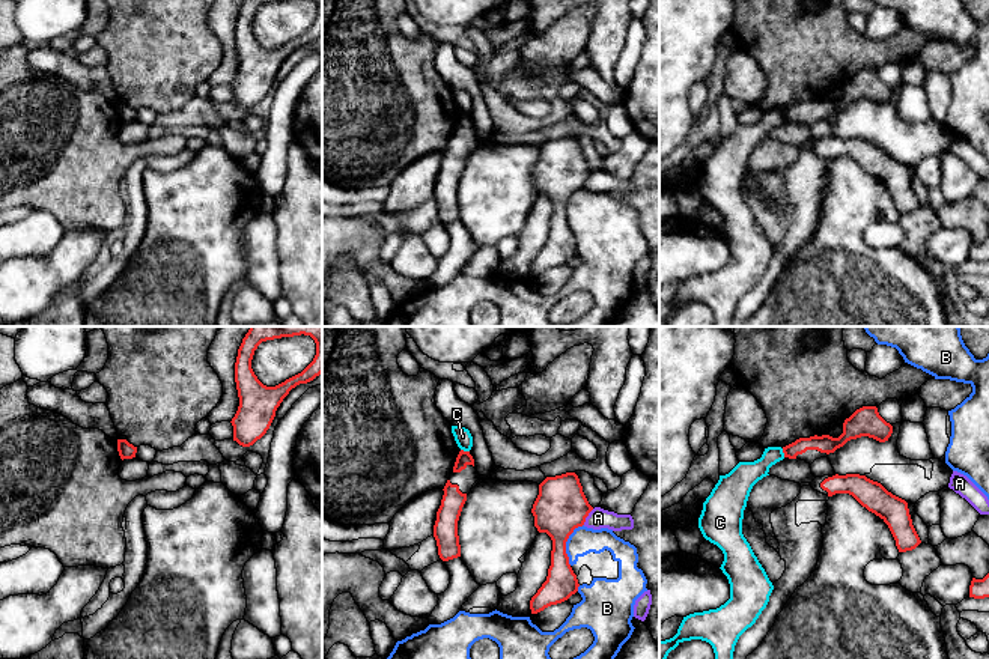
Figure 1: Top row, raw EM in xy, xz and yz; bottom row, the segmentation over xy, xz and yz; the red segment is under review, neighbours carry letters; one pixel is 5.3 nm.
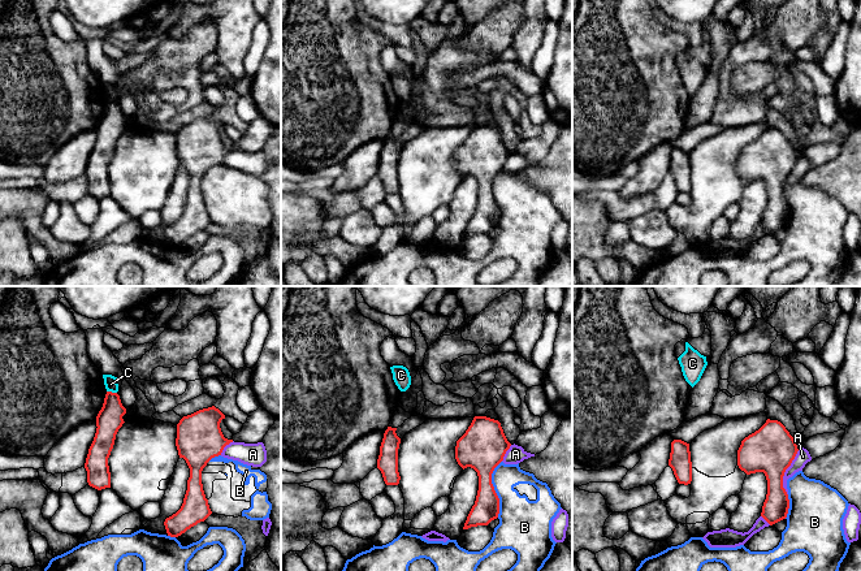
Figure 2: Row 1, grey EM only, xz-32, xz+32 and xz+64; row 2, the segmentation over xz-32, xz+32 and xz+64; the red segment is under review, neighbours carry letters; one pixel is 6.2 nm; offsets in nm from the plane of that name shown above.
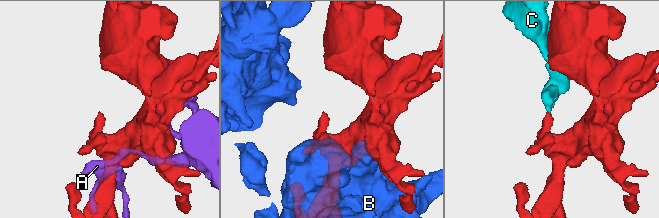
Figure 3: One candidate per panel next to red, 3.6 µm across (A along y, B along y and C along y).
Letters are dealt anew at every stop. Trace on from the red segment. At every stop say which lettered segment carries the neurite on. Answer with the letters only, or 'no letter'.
no letter

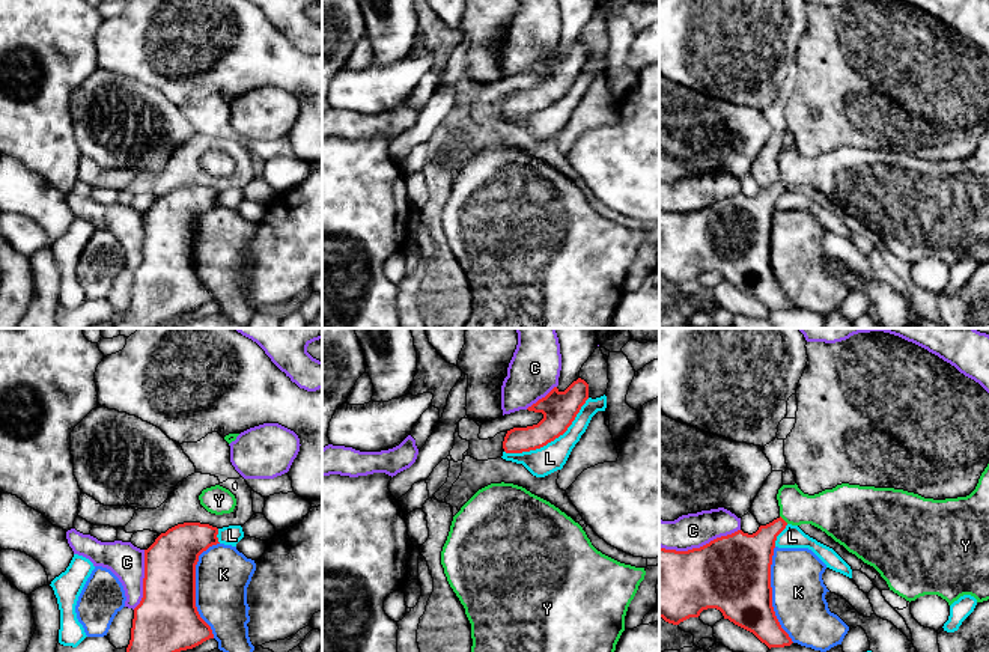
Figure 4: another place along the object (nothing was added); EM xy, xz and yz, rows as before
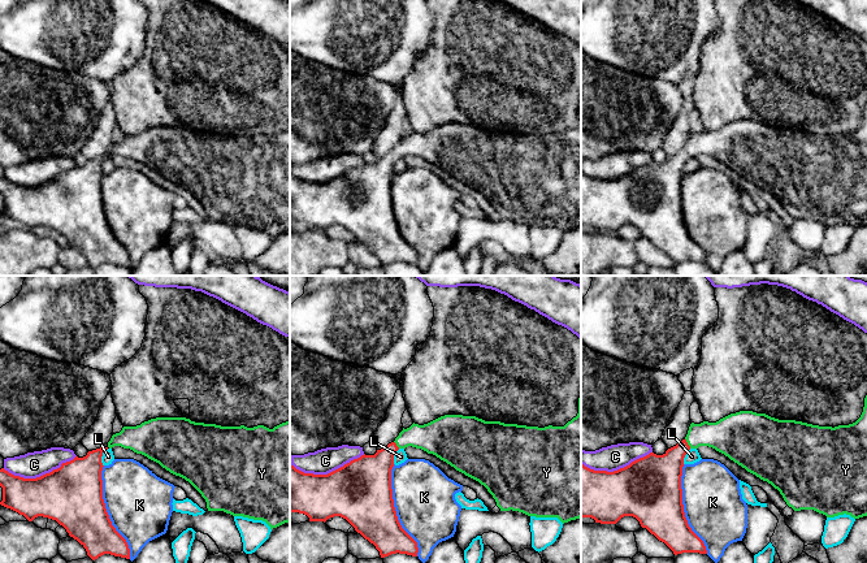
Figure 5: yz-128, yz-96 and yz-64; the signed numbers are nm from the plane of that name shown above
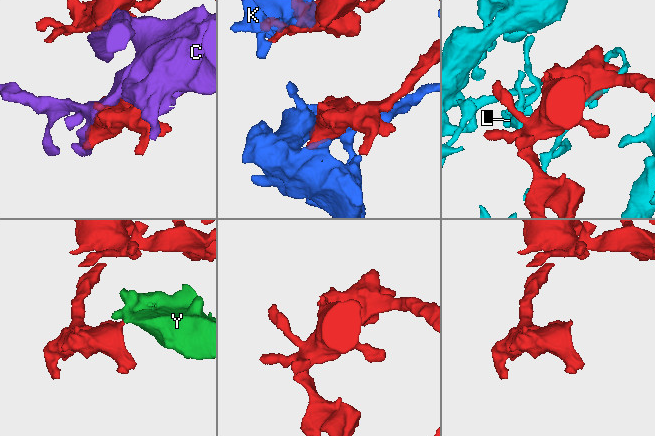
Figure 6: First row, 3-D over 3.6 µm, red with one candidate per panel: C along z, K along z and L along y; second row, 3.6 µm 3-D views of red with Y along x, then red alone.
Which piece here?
Y

